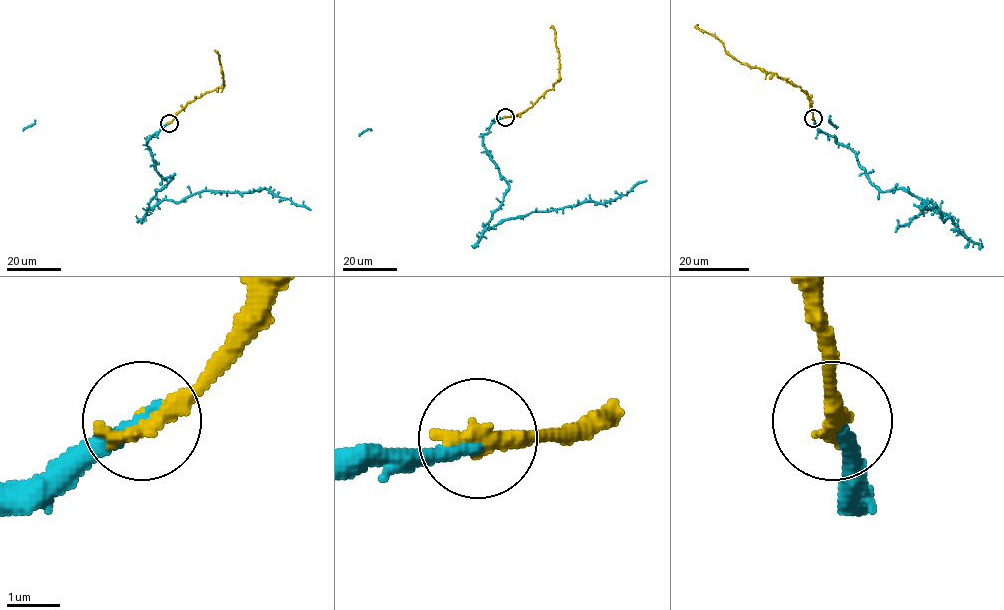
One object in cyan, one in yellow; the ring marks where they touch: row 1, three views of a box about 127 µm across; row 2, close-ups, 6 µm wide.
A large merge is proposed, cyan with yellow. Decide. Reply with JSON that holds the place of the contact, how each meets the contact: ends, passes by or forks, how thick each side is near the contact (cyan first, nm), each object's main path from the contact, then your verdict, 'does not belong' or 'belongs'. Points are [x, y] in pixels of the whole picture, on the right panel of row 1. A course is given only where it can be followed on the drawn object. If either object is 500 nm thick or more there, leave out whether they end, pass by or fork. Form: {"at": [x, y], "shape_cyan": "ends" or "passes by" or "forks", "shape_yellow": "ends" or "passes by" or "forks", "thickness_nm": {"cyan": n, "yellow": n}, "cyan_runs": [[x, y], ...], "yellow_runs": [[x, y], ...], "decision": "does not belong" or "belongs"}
{"at": [813, 118], "shape_cyan": "ends", "shape_yellow": "ends", "thickness_nm": {"cyan": 320, "yellow": 400}, "cyan_runs": [[813, 118], [820, 130], [850, 148], [881, 190], [908, 189], [931, 201], [957, 227], [924, 204], [895, 232]], "yellow_runs": [[813, 118], [809, 98], [799, 87], [775, 73], [751, 68], [735, 59], [718, 39], [700, 30], [698, 24]], "decision": "belongs"}

